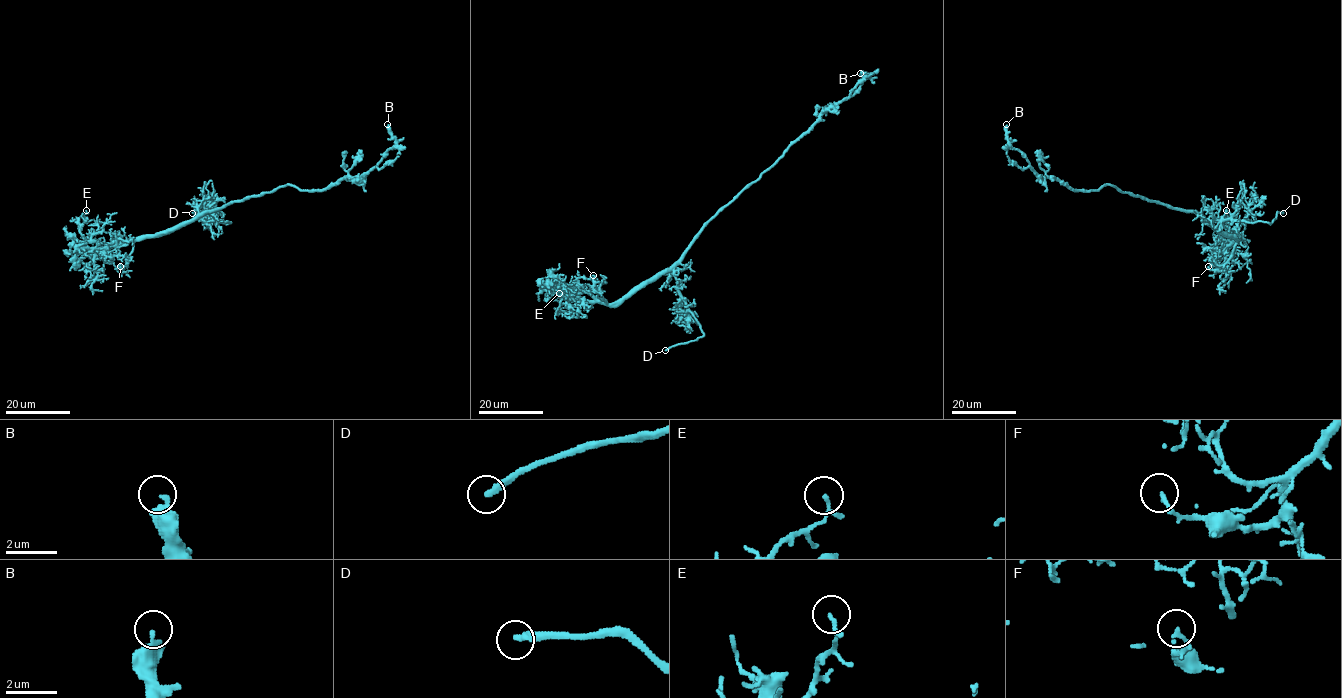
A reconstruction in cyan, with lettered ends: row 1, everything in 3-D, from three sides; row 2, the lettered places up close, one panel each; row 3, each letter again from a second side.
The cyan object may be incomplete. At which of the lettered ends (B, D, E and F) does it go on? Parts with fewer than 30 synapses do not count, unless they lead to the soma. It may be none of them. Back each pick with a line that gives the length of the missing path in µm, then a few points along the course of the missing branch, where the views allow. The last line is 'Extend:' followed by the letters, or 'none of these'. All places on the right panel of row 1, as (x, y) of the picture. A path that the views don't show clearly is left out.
D: about 4 µm are missing
Extend: D

